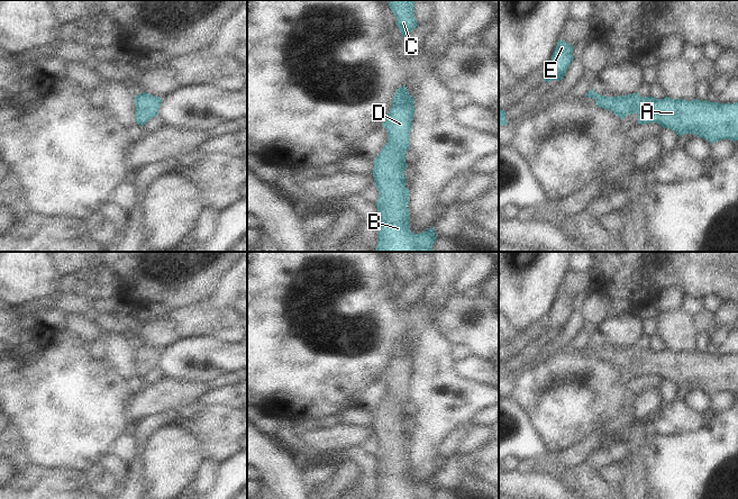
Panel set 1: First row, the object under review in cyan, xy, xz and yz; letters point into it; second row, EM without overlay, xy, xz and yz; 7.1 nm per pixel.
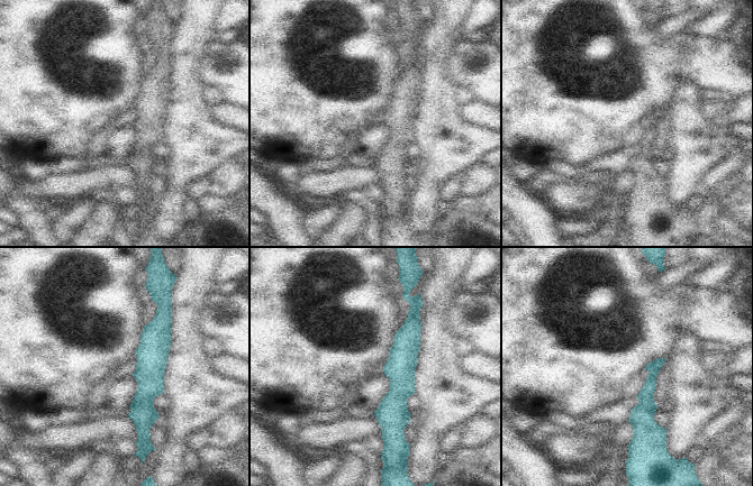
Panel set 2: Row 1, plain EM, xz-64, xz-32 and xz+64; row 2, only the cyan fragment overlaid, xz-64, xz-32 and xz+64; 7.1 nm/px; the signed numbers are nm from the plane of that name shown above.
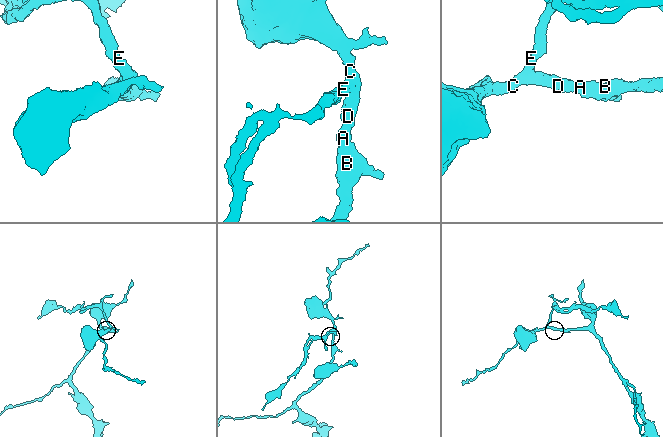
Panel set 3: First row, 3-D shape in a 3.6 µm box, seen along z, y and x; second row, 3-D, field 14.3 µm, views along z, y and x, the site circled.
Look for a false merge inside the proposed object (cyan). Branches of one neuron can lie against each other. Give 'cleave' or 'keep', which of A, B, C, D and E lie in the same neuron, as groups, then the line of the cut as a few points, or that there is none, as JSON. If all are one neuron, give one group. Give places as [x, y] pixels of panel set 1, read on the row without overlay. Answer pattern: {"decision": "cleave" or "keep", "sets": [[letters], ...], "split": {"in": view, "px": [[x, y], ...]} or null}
{"decision": "keep", "sets": [["A", "B", "C", "D", "E"]], "split": null}

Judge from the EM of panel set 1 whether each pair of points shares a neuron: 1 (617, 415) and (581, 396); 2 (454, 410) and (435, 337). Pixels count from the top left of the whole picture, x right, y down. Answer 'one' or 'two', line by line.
1: one
2: one

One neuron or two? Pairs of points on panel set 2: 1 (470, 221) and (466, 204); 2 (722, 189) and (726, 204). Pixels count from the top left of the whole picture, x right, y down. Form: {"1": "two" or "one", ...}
{"1": "two", "2": "two"}

